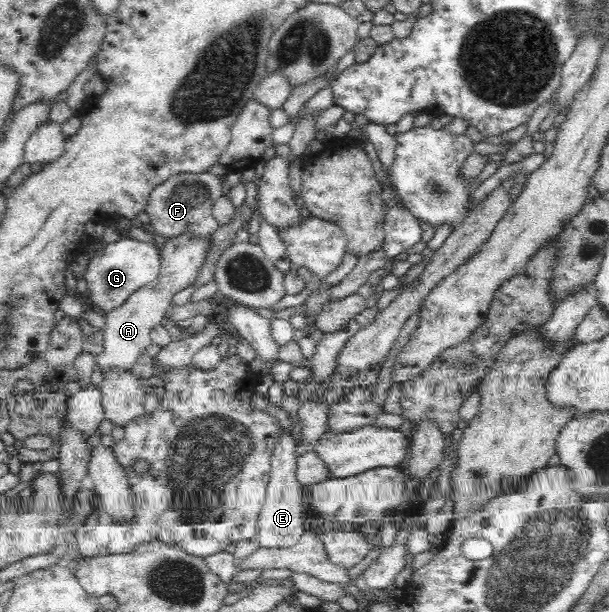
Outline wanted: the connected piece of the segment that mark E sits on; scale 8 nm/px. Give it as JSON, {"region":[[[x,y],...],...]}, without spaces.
{"region":[[[284,433],[277,442],[271,458],[271,477],[265,491],[265,503],[257,521],[256,539],[260,548],[285,549],[296,546],[305,535],[304,487],[297,479],[296,444],[292,435]]]}

